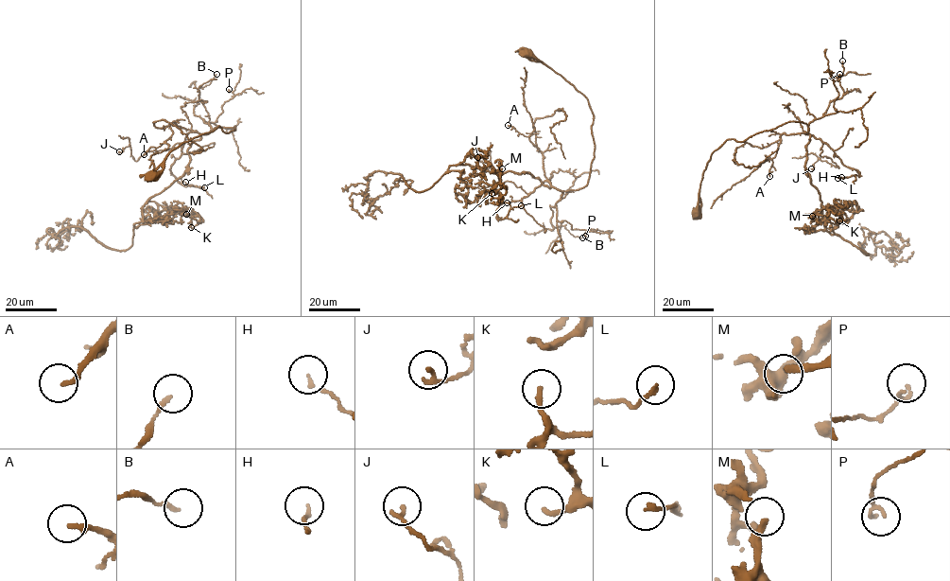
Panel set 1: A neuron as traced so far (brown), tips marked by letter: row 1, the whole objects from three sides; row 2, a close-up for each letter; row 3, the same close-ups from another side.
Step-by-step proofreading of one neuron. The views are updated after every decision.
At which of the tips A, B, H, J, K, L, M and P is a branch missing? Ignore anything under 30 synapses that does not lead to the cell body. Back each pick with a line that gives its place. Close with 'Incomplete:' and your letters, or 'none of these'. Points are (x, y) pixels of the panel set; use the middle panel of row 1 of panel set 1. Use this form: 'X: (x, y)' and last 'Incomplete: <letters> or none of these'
Incomplete: none of these

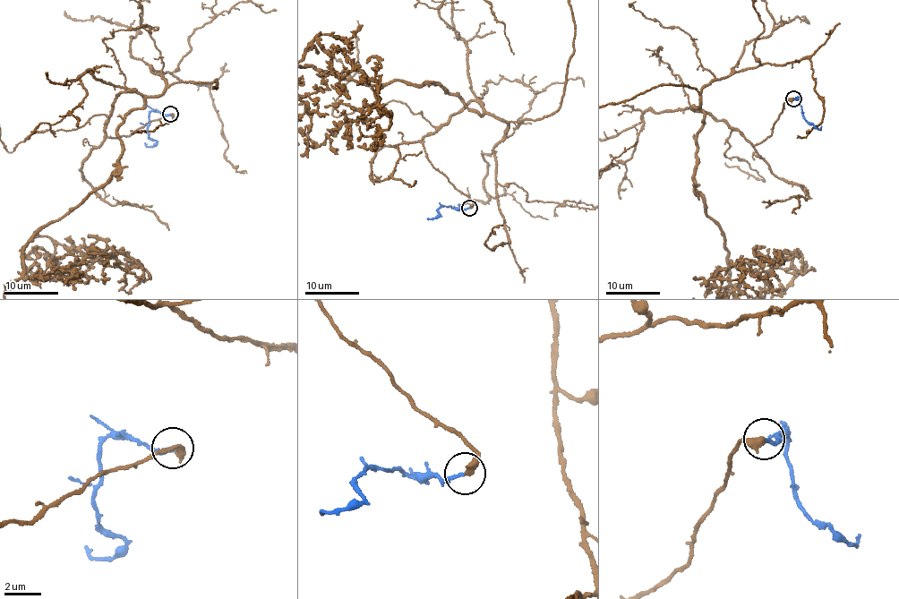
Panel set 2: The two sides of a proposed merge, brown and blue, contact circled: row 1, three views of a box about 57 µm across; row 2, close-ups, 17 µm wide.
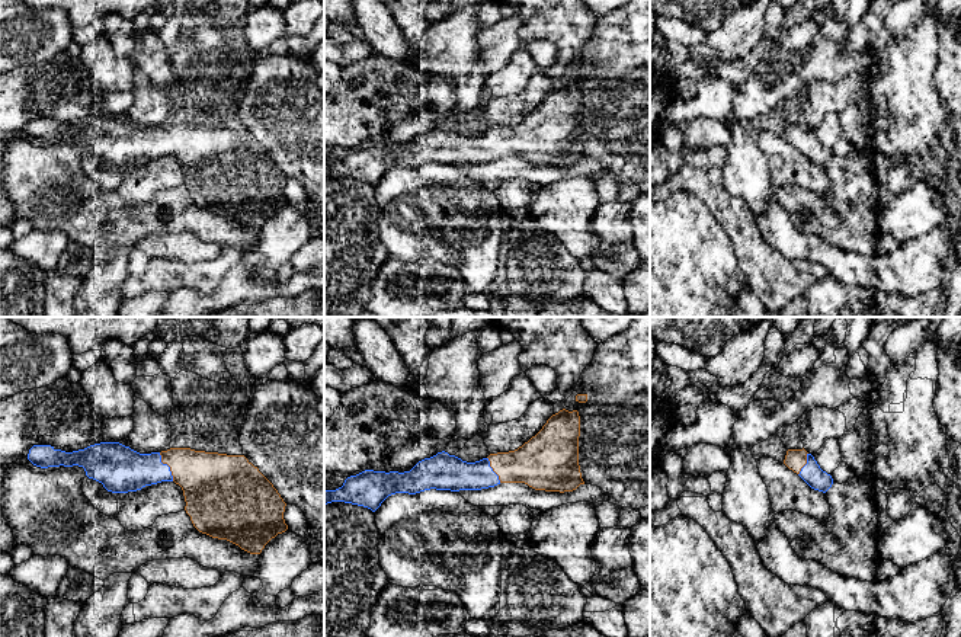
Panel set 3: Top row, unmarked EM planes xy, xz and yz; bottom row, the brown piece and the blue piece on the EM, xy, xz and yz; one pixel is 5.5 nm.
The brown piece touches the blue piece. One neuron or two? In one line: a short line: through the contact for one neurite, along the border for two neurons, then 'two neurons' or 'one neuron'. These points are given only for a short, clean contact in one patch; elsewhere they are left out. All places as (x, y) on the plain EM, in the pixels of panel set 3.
xy (210, 154), (183, 140), (167, 138), (143, 144), (124, 144) | one neuron

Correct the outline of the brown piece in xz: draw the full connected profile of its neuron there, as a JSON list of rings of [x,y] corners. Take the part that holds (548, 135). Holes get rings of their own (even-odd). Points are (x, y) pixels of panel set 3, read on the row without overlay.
[[[563,83],[515,125],[490,128],[475,137],[442,125],[404,147],[365,144],[347,151],[342,161],[324,164],[324,179],[345,176],[375,186],[395,167],[481,164],[500,157],[525,157],[545,166],[573,166],[584,159],[579,140],[579,111],[579,86]]]

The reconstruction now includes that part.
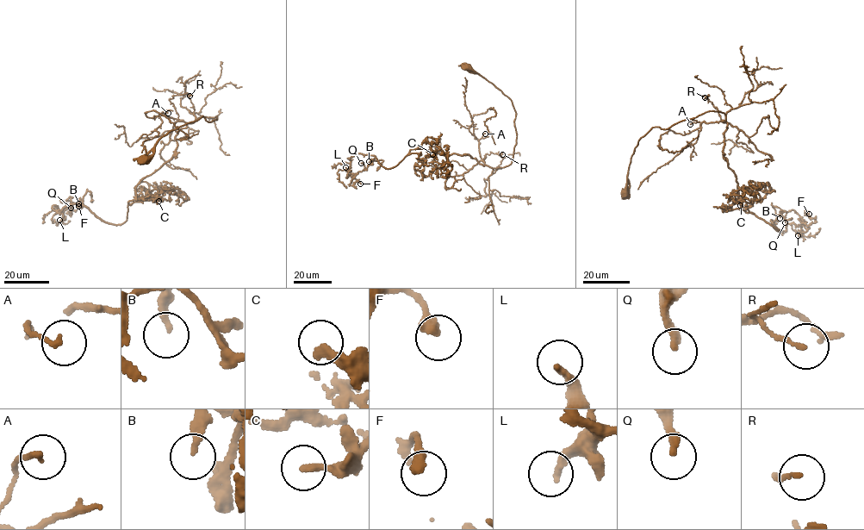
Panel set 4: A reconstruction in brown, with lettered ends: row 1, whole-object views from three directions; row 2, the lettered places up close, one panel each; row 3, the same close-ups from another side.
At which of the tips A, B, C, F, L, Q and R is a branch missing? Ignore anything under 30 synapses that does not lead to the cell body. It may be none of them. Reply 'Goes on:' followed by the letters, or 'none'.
Goes on: none

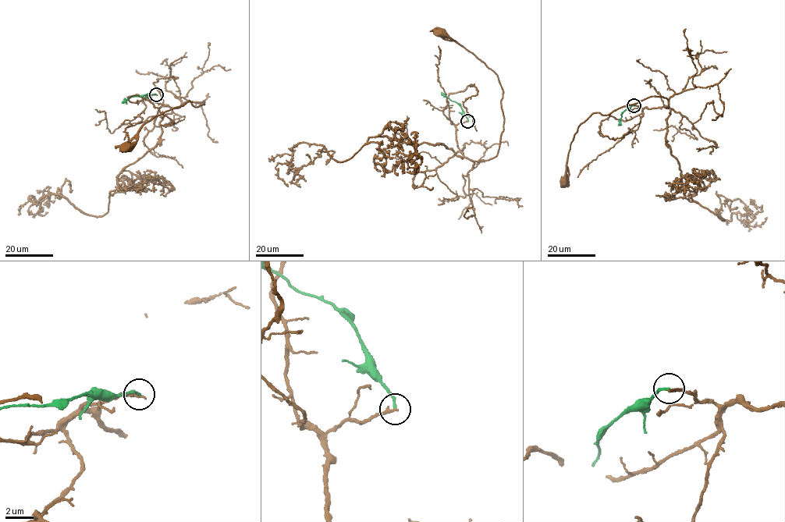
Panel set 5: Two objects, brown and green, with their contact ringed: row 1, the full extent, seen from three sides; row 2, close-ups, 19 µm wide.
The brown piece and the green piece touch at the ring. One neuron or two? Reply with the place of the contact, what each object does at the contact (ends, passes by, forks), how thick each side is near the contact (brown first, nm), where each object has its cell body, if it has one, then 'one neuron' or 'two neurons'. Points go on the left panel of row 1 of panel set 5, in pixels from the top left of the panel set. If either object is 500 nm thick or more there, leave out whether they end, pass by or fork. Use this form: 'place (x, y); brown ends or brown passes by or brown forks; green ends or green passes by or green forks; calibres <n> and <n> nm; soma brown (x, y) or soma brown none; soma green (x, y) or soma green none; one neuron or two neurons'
place (156, 94); brown ends; green ends; calibres 220 and 200 nm; soma brown (127, 147); soma green none; two neurons

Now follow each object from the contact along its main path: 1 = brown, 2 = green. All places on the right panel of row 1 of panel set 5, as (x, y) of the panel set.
1: (634, 105), (669, 106), (666, 97), (651, 96), (606, 115), (592, 113), (574, 133), (563, 180)
2: (634, 104), (623, 111), (617, 126)

